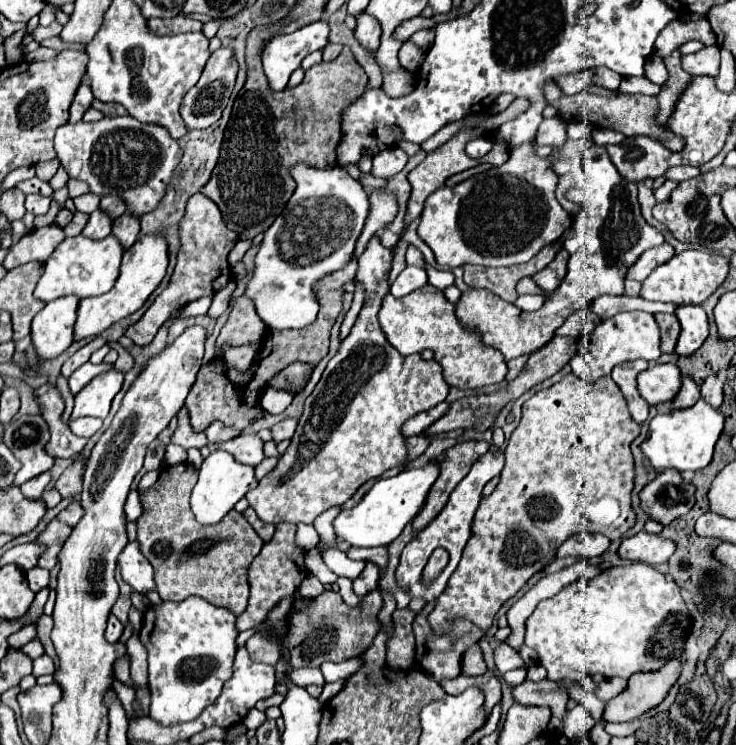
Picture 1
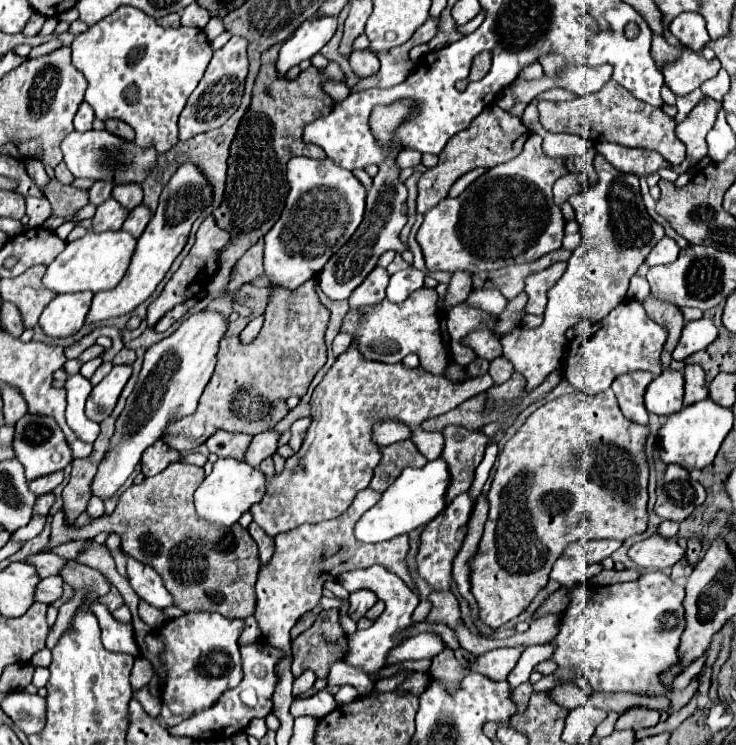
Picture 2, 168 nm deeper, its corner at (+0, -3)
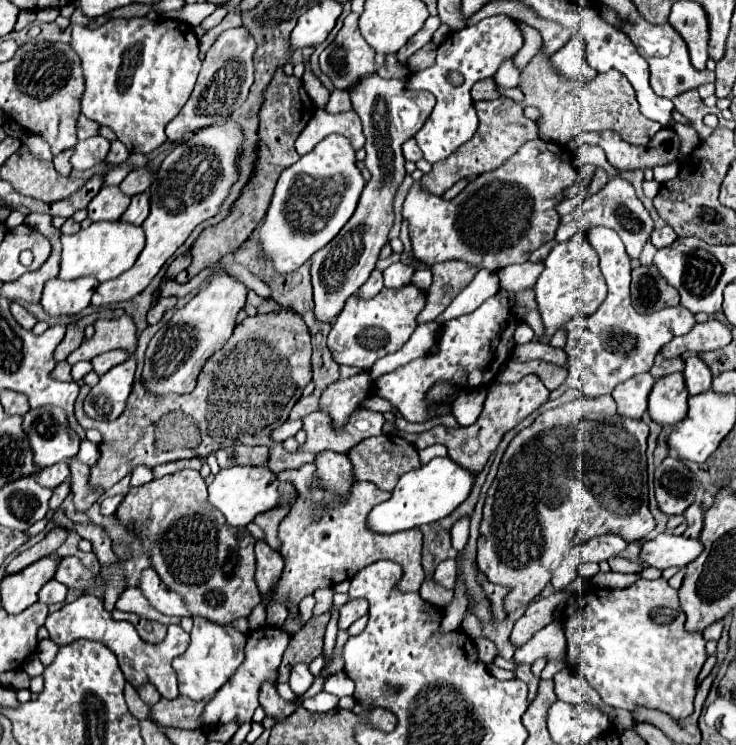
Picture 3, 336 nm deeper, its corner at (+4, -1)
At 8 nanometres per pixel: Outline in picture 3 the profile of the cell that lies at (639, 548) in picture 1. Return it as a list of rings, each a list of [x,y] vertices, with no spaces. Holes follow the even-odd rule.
[[[658,534],[654,540],[644,542],[640,552],[640,562],[644,566],[654,568],[670,568],[678,566],[684,568],[688,562],[692,562],[702,552],[702,542],[696,538],[684,538],[674,534]]]

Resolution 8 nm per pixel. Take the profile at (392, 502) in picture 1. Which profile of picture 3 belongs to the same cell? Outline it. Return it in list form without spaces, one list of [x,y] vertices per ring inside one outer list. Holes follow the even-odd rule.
[[[434,458],[426,466],[420,466],[418,470],[410,470],[400,478],[400,482],[392,492],[392,498],[378,504],[370,512],[368,526],[378,534],[392,534],[392,532],[410,530],[414,526],[442,520],[450,516],[470,496],[474,482],[476,482],[476,474],[458,466],[454,460]]]

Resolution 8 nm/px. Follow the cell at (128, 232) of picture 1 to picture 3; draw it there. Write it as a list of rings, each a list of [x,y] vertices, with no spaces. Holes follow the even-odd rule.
[[[142,192],[142,194],[132,196],[132,202],[130,202],[128,210],[122,214],[122,220],[140,226],[146,220],[148,212],[150,212],[150,196],[146,192]]]

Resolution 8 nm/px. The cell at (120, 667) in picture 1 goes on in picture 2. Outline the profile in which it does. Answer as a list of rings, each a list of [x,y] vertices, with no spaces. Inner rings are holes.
[[[144,686],[144,688],[136,690],[136,692],[134,692],[134,698],[142,704],[142,708],[144,708],[150,716],[158,716],[158,714],[160,714],[160,708],[162,708],[160,698],[158,698],[158,696],[154,696],[154,694],[150,692],[150,688],[148,688],[148,686]]]

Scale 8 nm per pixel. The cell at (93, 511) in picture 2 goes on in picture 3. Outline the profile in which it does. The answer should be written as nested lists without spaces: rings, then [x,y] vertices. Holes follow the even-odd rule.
[[[118,494],[118,496],[110,496],[110,498],[102,500],[102,514],[104,514],[104,516],[114,514],[116,508],[120,506],[120,502],[124,500],[124,496],[126,496],[126,494]]]

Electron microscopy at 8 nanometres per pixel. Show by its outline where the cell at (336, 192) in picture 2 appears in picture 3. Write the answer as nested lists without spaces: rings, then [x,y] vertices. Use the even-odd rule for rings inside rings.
[[[340,134],[324,138],[310,154],[302,156],[280,174],[264,224],[258,232],[264,254],[272,258],[280,274],[298,270],[340,232],[354,214],[364,184],[360,168],[356,166],[356,150]]]

